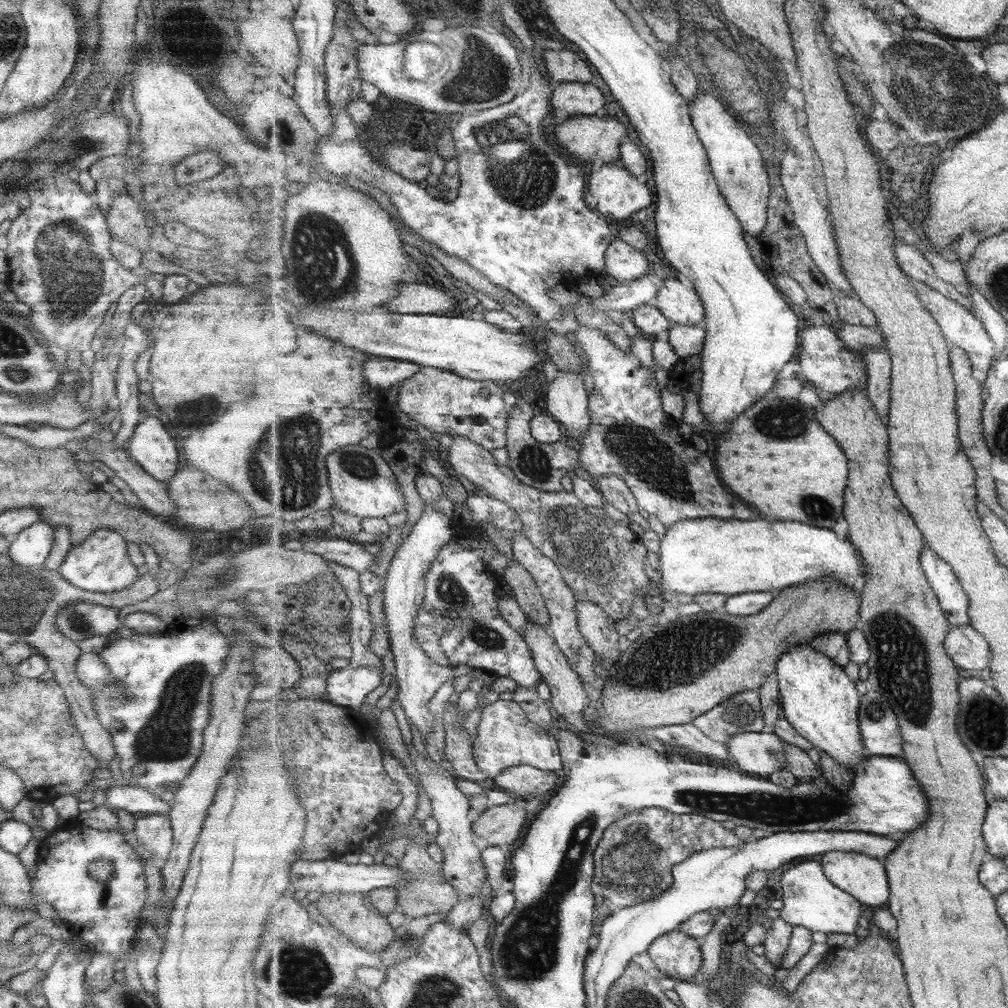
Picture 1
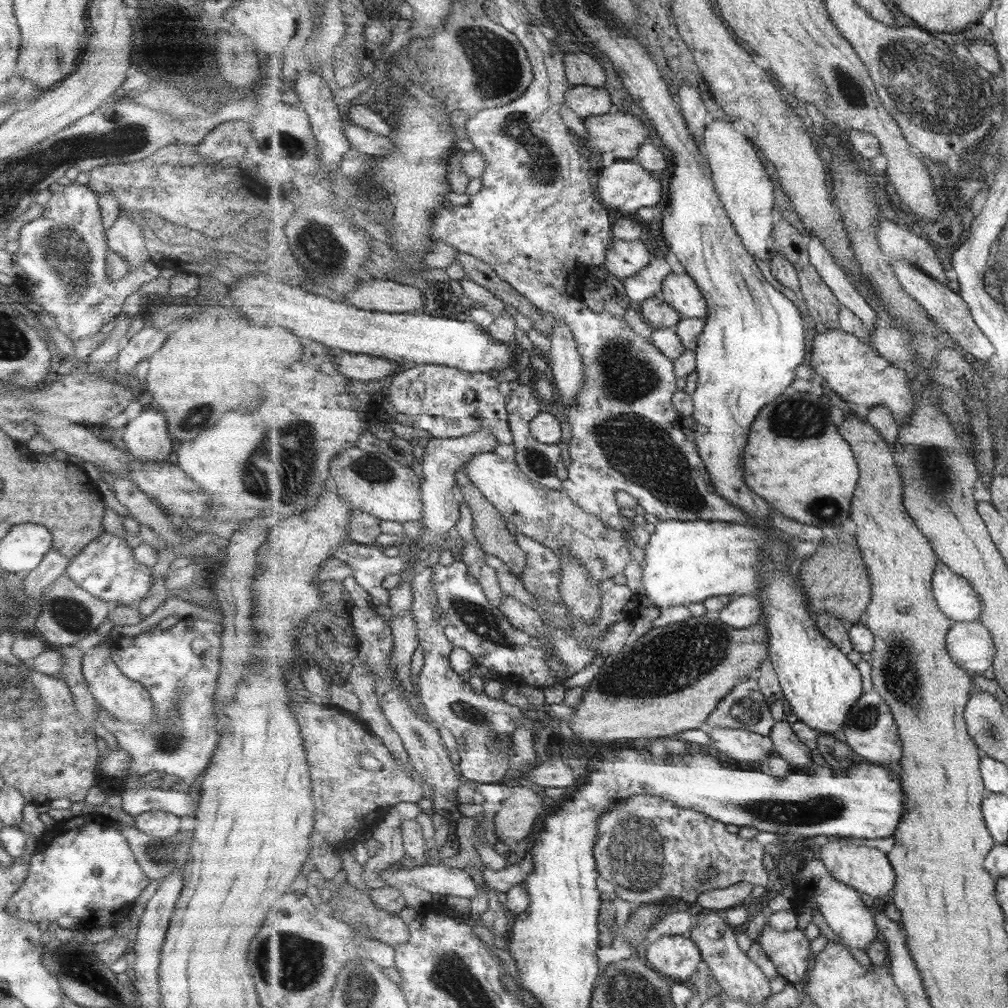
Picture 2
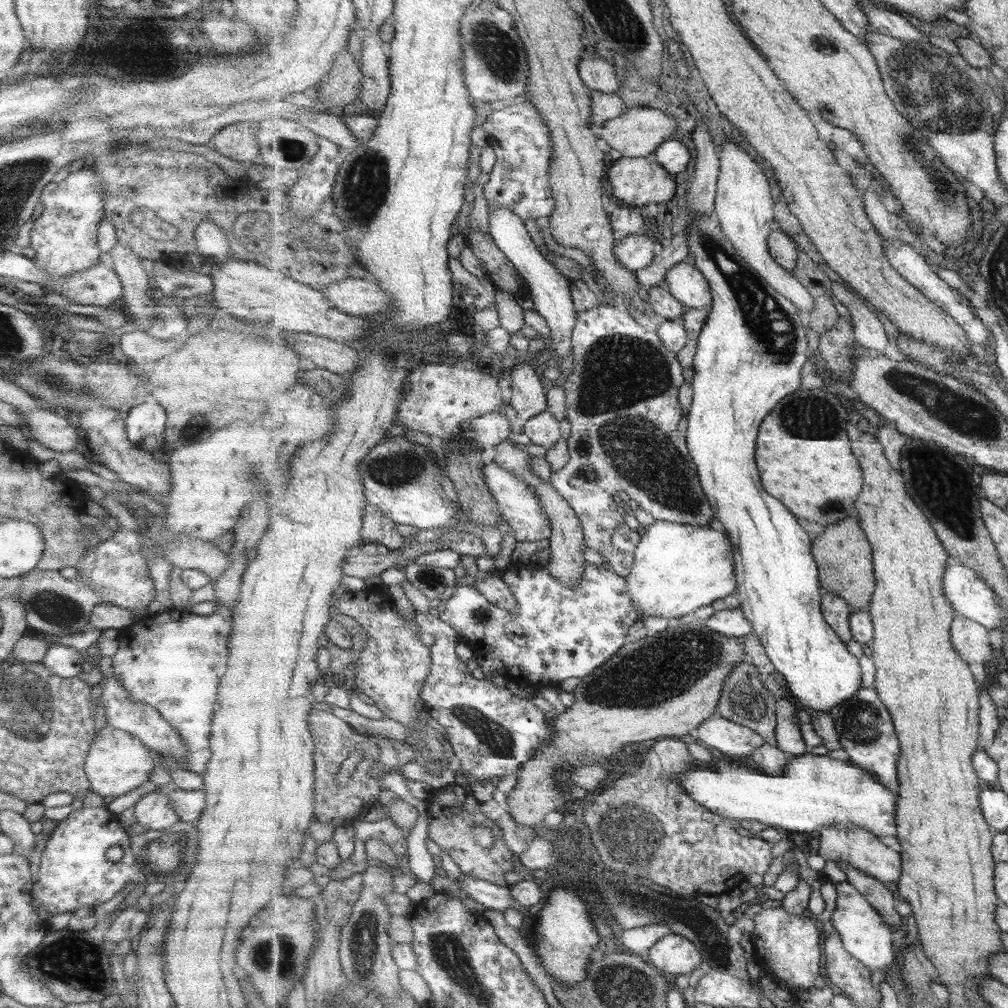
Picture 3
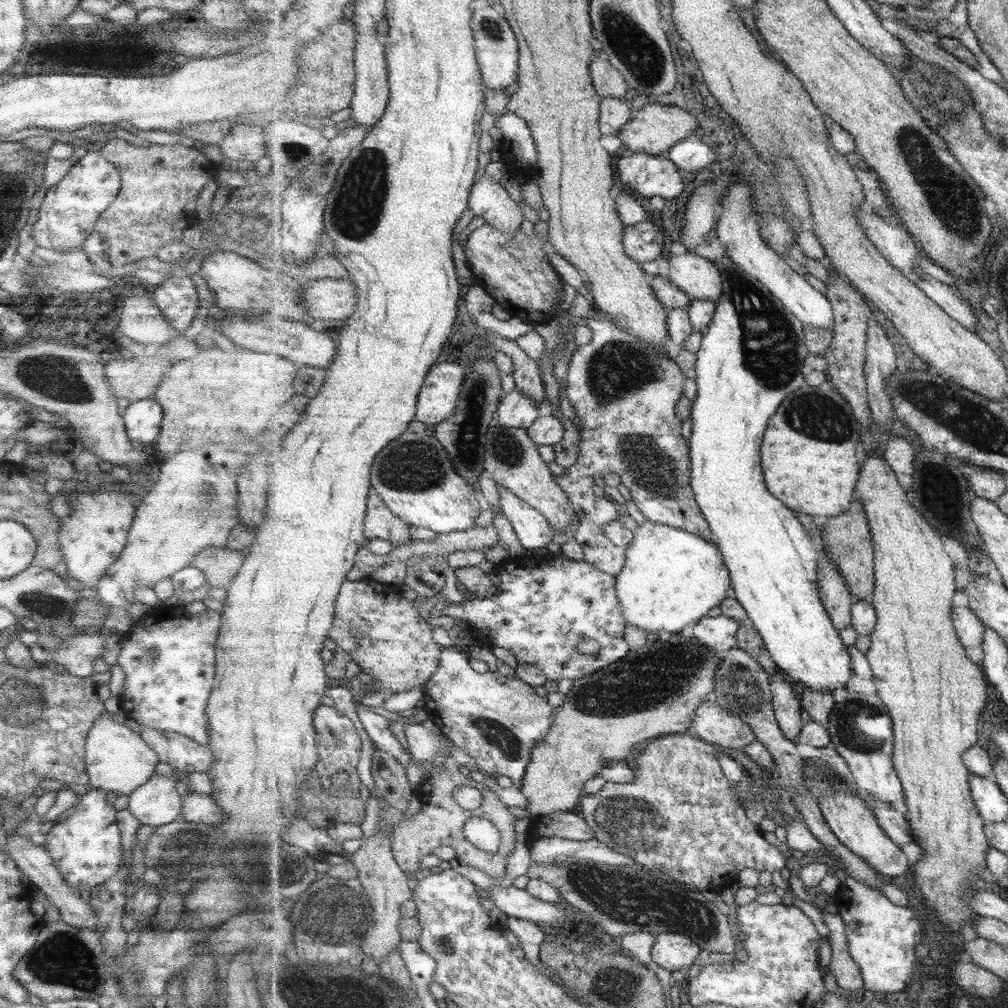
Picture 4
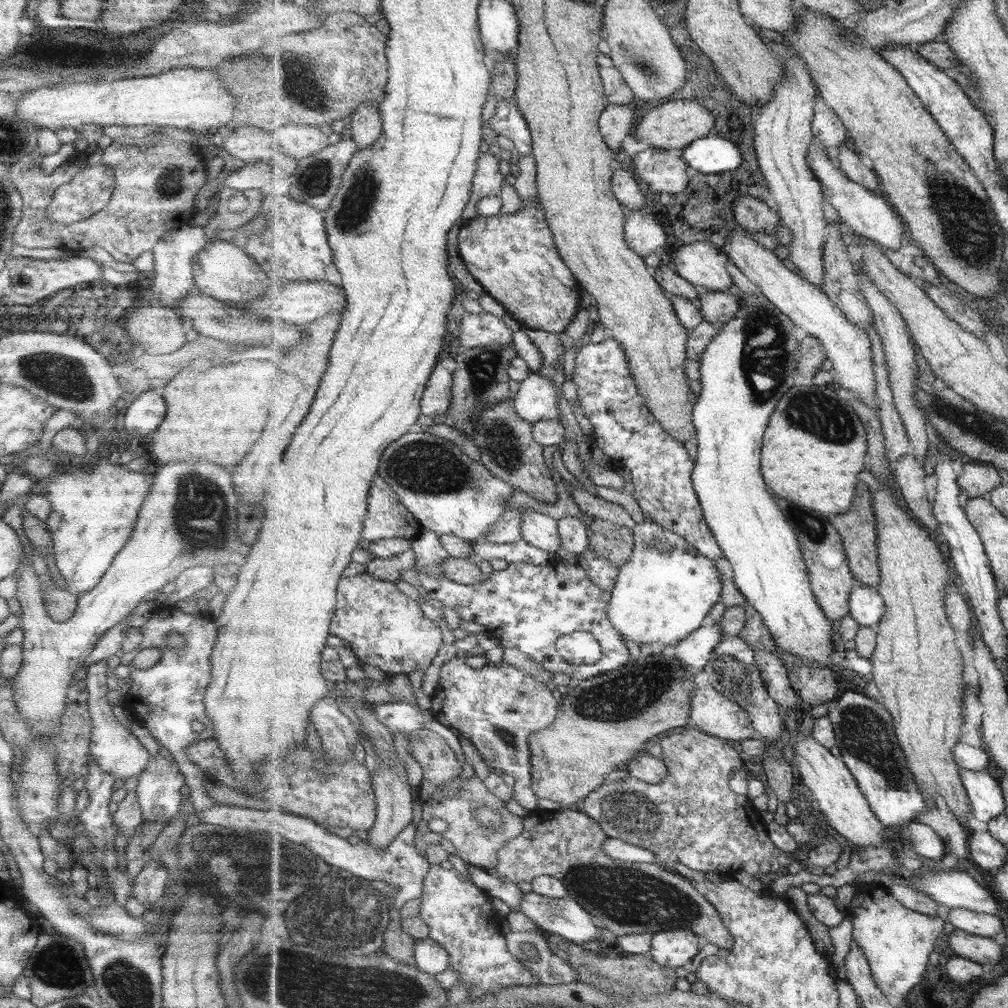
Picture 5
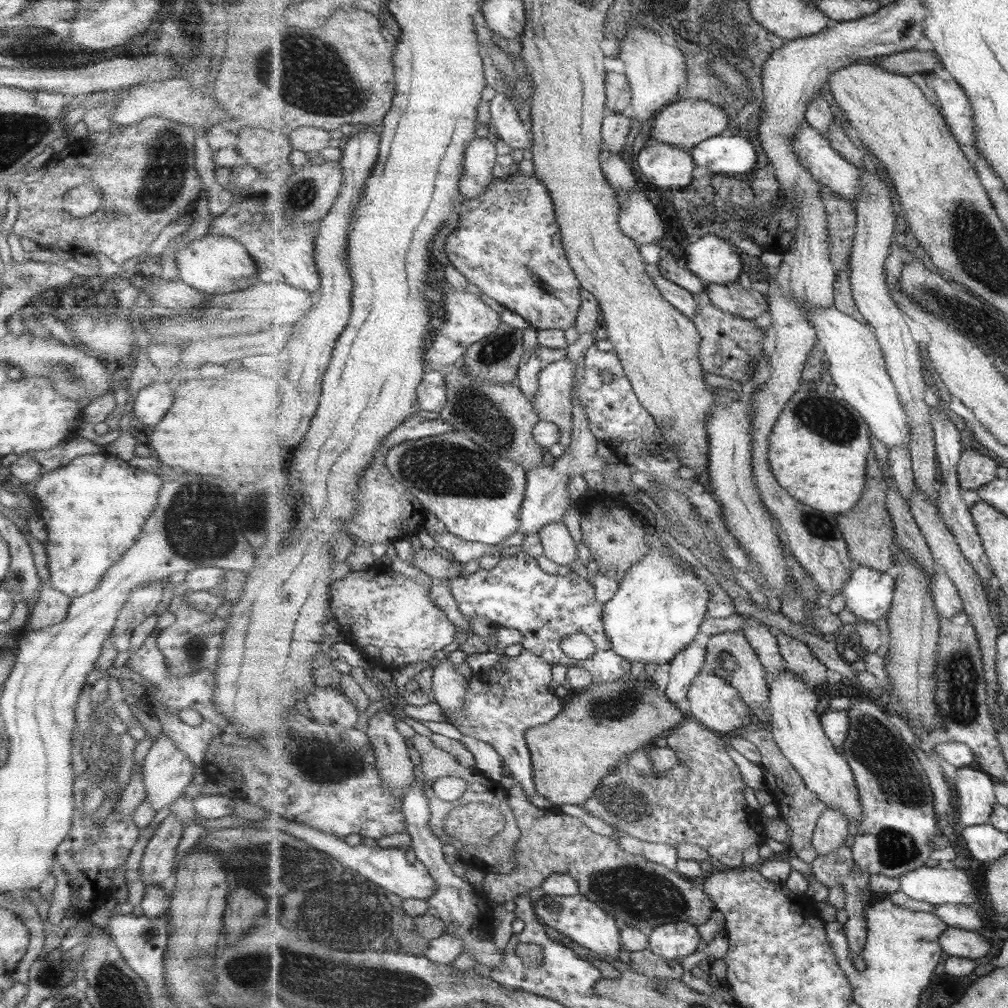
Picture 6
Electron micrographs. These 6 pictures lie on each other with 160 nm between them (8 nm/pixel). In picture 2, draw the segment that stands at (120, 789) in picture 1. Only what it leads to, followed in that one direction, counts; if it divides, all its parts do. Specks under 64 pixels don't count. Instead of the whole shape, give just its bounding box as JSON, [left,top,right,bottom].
[120,787,197,818]

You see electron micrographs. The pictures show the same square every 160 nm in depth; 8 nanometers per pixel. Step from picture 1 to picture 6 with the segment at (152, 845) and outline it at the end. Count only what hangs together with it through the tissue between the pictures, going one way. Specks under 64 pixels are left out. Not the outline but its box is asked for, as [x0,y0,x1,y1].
[140,732,194,812]

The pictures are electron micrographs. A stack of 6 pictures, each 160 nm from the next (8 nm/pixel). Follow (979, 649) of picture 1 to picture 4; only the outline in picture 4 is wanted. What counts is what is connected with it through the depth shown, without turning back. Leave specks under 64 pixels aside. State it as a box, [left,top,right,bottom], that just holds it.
[954,606,986,648]

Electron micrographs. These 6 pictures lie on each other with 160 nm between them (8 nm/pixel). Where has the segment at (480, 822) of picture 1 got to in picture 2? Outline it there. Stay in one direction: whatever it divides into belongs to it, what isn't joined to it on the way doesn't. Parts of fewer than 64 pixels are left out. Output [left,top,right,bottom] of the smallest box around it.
[494,786,543,842]

